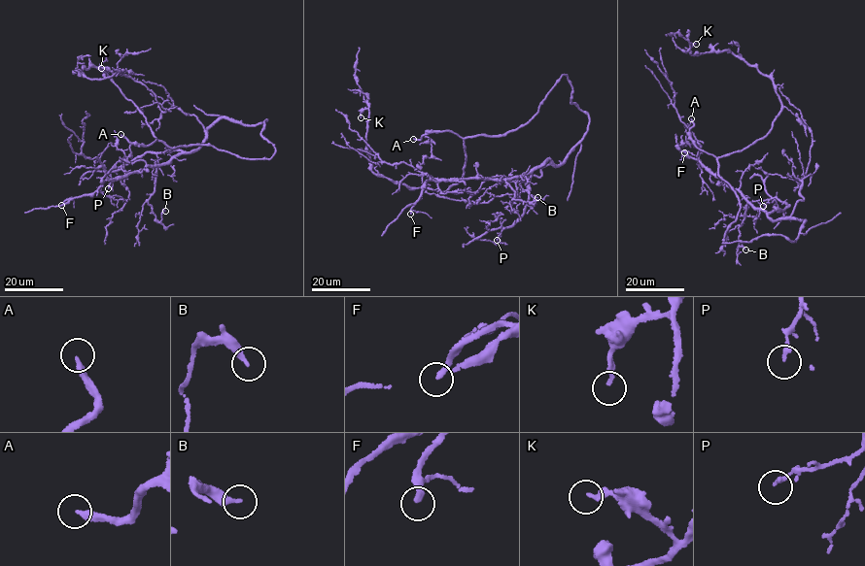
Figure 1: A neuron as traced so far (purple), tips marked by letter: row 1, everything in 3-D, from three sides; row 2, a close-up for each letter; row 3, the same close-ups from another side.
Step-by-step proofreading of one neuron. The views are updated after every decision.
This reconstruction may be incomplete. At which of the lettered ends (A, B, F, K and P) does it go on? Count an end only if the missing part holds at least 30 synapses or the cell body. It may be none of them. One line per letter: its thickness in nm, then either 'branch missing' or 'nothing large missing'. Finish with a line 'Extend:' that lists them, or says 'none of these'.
A: 260 nm | branch missing
B: 260 nm | nothing large missing
F: 240 nm | branch missing
K: 190 nm | nothing large missing
P: 150 nm | nothing large missing
Extend: A, F

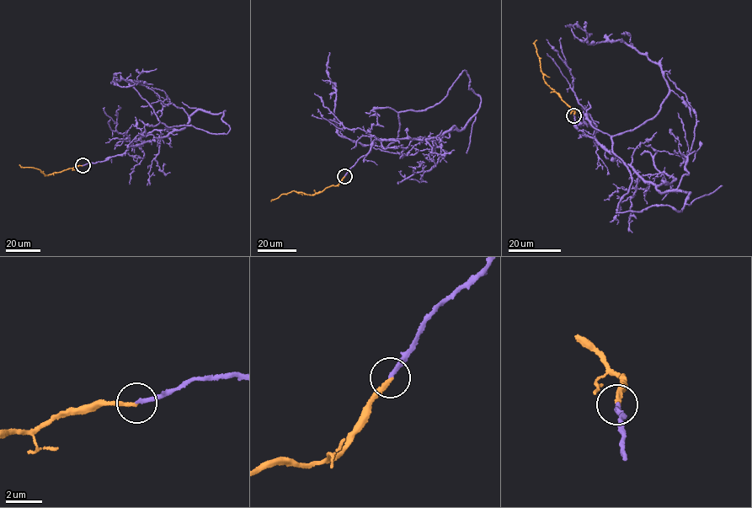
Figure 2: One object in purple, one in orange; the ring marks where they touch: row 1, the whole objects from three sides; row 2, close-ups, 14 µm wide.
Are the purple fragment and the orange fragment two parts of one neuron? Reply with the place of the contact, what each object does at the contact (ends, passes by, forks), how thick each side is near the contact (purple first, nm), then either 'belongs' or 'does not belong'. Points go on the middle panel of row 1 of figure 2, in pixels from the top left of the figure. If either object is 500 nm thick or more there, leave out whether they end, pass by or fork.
at (344, 176); purple ends there; orange ends there; 200 nm thick on the purple side, 220 nm on the other; belongs

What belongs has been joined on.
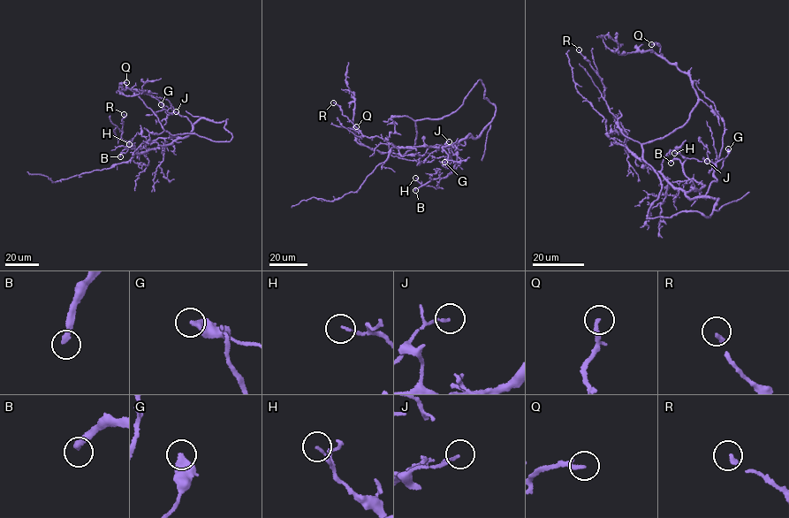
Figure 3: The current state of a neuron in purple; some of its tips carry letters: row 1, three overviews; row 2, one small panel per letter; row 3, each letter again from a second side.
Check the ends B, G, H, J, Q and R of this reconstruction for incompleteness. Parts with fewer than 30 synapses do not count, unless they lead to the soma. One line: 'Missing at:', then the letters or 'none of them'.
Missing at: B

